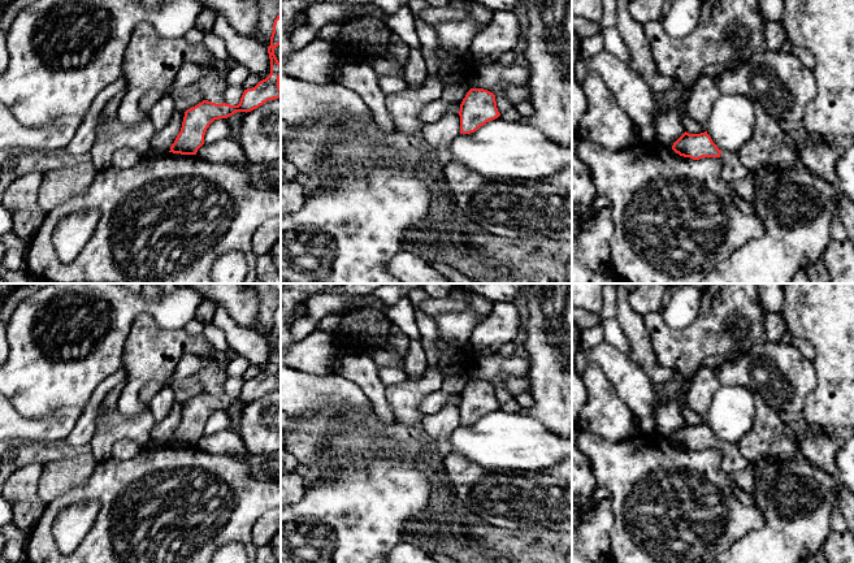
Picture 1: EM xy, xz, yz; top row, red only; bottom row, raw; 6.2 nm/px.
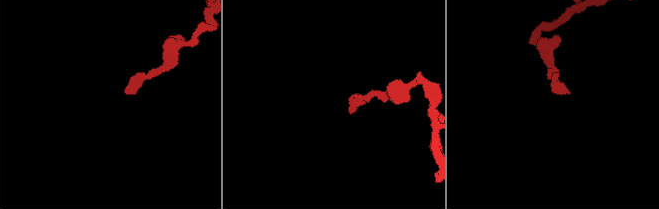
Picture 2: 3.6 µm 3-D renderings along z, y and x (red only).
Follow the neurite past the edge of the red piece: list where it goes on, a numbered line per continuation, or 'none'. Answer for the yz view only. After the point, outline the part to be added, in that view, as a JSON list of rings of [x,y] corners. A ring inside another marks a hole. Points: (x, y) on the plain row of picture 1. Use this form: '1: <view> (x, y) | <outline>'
1: yz (733, 462) | [[[721,443],[720,450],[723,451],[723,471],[733,477],[747,467],[747,460],[741,455],[734,443]]]

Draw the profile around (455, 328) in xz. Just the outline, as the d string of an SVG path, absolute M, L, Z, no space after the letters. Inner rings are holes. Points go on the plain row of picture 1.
M467 308L439 315L434 320L439 330L441 342L463 348L467 347L471 334L480 324L481 317L472 308Z

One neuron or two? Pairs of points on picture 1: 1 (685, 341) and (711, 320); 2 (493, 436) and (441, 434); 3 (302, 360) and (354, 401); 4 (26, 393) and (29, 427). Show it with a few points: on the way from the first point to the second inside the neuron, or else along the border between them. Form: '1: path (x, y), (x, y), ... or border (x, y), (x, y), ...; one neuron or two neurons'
1: path (692, 340), (705, 327); one neuron
2: border (459, 424), (449, 436), (447, 453); two neurons
3: border (294, 368), (320, 375), (333, 372); two neurons
4: border (13, 406), (27, 418), (46, 418), (56, 410); two neurons

